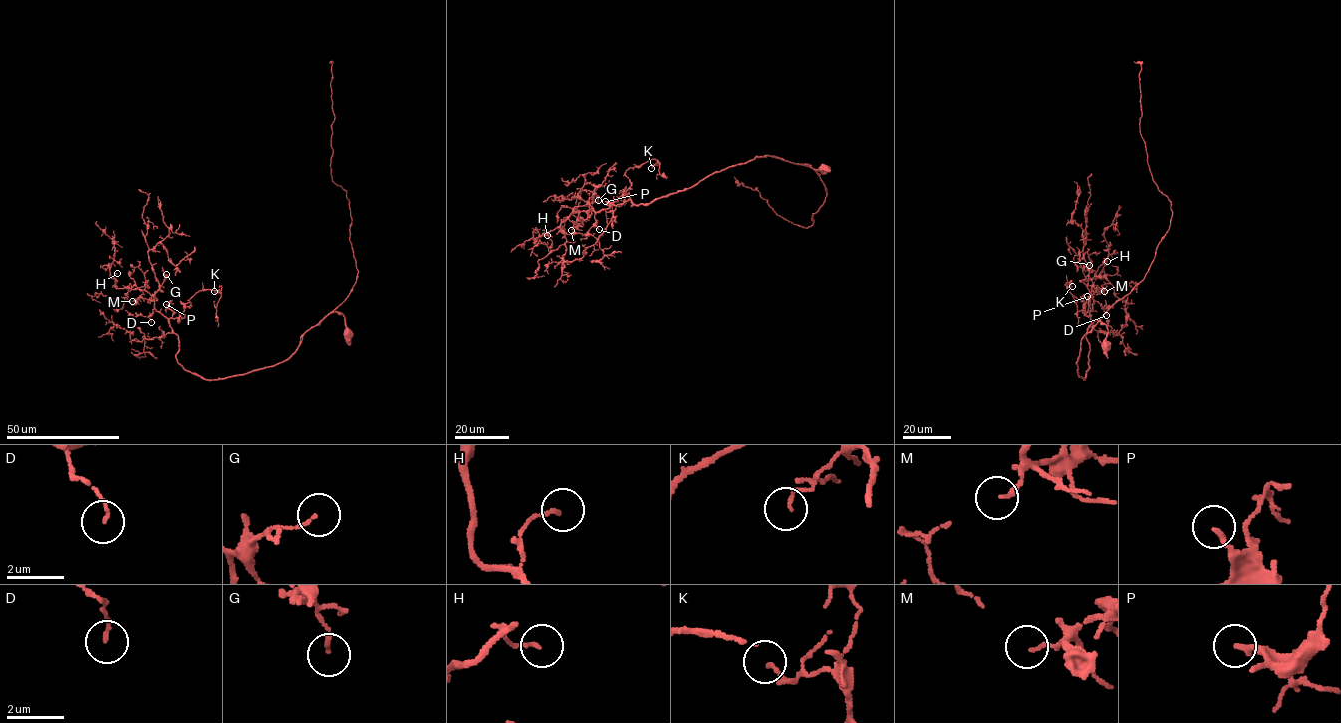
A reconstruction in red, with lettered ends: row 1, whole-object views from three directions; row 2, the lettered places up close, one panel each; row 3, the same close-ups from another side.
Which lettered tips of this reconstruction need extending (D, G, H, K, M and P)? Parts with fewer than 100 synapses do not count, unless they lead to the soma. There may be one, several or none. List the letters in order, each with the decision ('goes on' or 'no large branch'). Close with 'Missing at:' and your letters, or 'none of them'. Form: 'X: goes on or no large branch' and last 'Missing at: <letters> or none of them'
D: no large branch
G: no large branch
H: no large branch
K: no large branch
M: no large branch
P: no large branch
Missing at: none of them

